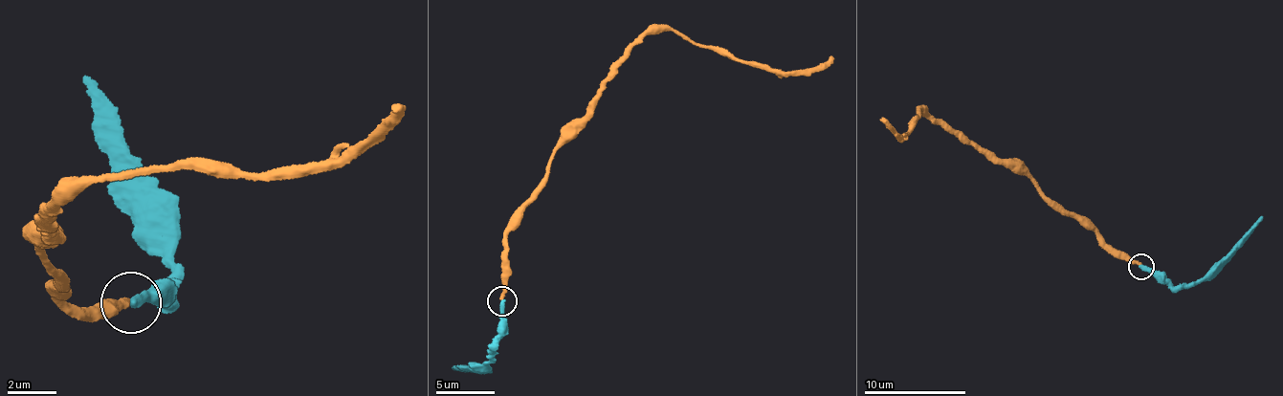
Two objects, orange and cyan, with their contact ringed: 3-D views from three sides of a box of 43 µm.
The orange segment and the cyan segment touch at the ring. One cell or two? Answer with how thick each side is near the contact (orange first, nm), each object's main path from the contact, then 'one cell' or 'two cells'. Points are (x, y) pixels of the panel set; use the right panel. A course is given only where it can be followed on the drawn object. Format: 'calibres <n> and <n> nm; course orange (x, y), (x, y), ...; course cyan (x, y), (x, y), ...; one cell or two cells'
calibres 280 and 400 nm; course orange (1139, 265), (1102, 249), (1096, 234), (1028, 174), (960, 133), (918, 110), (899, 140), (882, 120); course cyan (1141, 266), (1161, 273), (1175, 286), (1189, 288), (1262, 215); one cell

